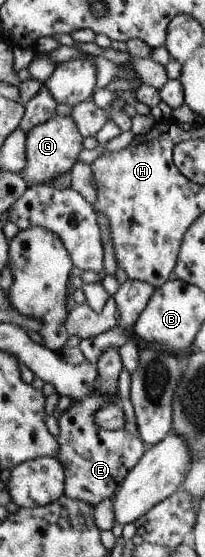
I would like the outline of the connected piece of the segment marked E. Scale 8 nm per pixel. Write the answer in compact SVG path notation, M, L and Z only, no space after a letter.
M106 348L96 361L96 388L87 398L73 401L72 405L62 412L57 421L58 434L54 437L58 444L57 457L64 474L63 494L72 499L96 505L107 496L111 496L126 477L126 474L137 464L144 453L142 440L131 436L124 430L104 431L93 424L94 412L99 407L117 400L117 376L121 372L122 362L117 348Z

